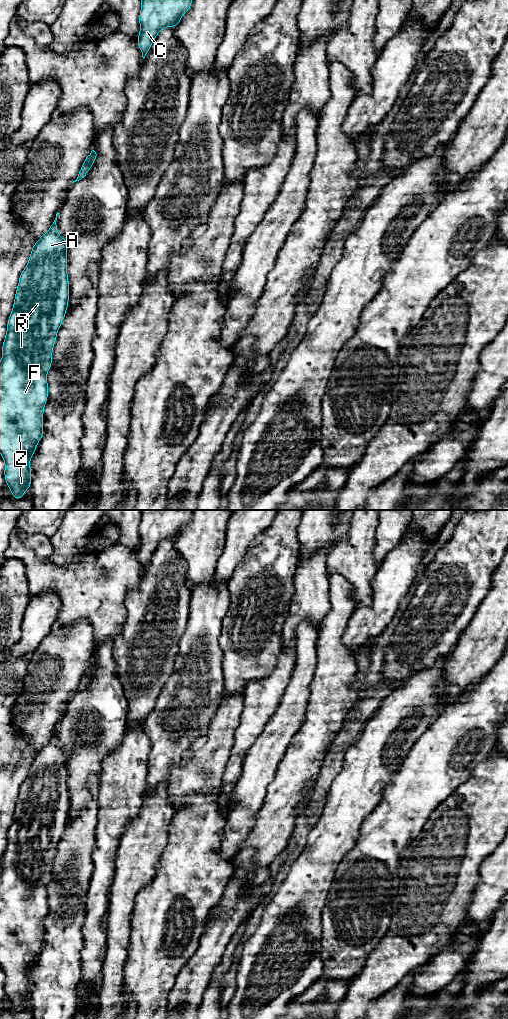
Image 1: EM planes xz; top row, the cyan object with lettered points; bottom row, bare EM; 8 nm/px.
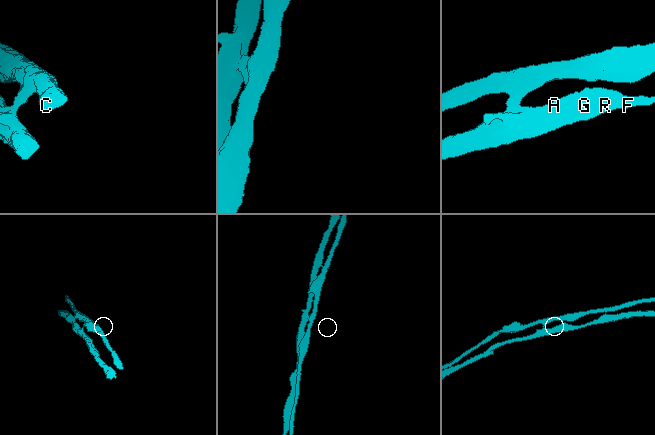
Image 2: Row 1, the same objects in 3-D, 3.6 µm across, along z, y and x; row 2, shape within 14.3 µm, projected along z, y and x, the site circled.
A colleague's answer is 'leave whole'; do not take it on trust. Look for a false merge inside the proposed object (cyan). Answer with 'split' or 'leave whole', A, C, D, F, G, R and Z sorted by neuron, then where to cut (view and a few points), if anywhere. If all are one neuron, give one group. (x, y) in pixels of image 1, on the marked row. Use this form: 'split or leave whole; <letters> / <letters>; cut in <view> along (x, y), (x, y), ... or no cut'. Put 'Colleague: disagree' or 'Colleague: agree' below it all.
split; A D F G R Z / C; cut in xz along (90, 153), (90, 161), (87, 164), (86, 171)
Colleague: disagree

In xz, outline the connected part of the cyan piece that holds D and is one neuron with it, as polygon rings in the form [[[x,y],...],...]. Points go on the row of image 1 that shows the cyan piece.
[[[58,212],[56,214],[56,218],[53,222],[53,224],[50,226],[49,230],[45,232],[38,241],[33,245],[28,263],[26,267],[23,269],[19,276],[19,283],[17,285],[17,289],[15,292],[15,299],[13,302],[13,309],[12,312],[9,315],[8,321],[7,321],[7,332],[5,334],[5,338],[2,345],[2,359],[0,362],[0,453],[2,455],[2,458],[5,463],[4,468],[4,478],[7,484],[7,487],[12,492],[12,498],[13,499],[23,499],[24,498],[24,492],[27,489],[31,488],[31,478],[32,478],[32,471],[30,468],[30,460],[31,457],[34,455],[36,451],[37,444],[40,442],[40,440],[43,437],[44,434],[44,407],[48,400],[48,381],[47,381],[47,372],[52,367],[52,352],[53,347],[55,345],[56,339],[57,339],[57,332],[60,329],[60,326],[65,318],[65,314],[68,308],[69,303],[69,281],[68,281],[68,272],[67,272],[67,248],[69,246],[70,240],[63,239],[58,234],[58,228],[56,225]]]

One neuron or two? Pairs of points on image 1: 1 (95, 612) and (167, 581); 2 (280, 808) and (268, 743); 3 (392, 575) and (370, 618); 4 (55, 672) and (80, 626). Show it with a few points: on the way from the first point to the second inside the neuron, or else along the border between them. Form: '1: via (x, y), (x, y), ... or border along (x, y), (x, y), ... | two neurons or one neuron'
1: border along (139, 582), (125, 598), (123, 623) | two neurons
2: border along (283, 756), (263, 799) | two neurons
3: via (389, 586), (385, 603), (381, 607) | one neuron
4: via (60, 661), (76, 643), (78, 637) | one neuron

